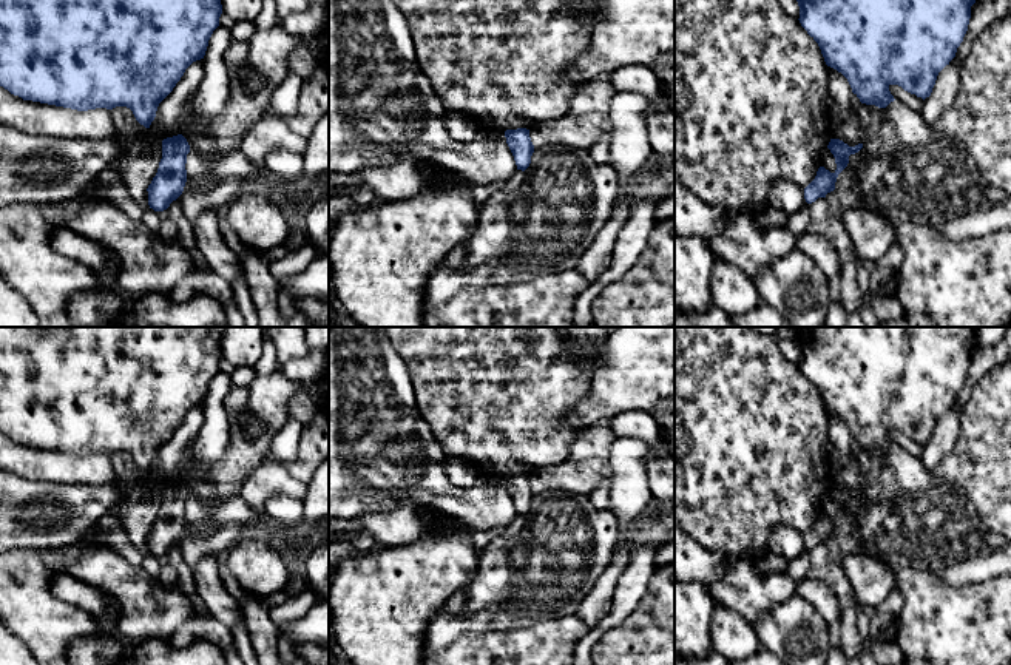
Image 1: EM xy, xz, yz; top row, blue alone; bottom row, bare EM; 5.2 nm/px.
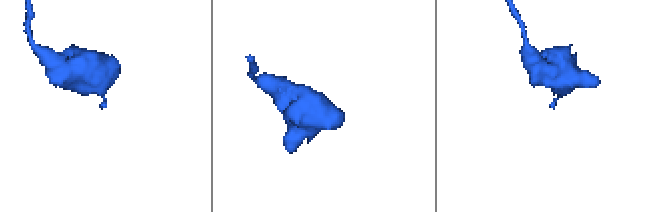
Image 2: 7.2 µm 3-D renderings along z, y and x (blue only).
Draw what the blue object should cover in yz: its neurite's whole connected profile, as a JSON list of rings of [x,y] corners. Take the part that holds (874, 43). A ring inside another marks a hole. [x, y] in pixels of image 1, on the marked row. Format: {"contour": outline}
{"contour": [[[796,0],[800,23],[818,43],[827,66],[841,73],[861,103],[886,108],[894,102],[891,85],[921,97],[931,96],[938,73],[955,57],[975,0]]]}

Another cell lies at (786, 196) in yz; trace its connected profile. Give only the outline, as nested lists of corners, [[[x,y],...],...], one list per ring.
[[[784,179],[775,181],[767,196],[769,207],[787,214],[793,214],[801,210],[804,201],[804,190]]]

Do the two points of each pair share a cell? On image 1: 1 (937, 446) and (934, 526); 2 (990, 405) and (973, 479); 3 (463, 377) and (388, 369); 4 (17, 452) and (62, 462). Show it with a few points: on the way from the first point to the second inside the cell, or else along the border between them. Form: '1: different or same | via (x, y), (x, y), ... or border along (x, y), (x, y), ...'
1: different | border along (920, 457), (933, 472)
2: same | via (990, 423), (990, 460)
3: different | border along (391, 343), (406, 364), (417, 406)
4: same | via (28, 462), (51, 462)

